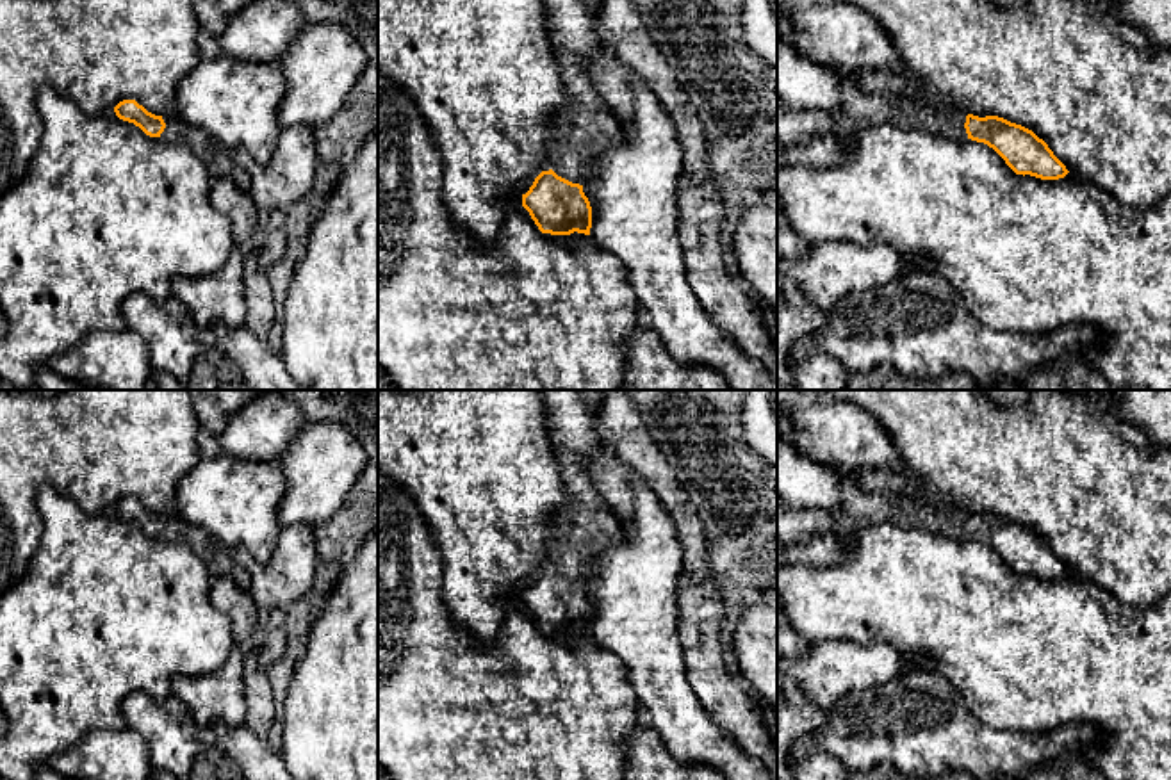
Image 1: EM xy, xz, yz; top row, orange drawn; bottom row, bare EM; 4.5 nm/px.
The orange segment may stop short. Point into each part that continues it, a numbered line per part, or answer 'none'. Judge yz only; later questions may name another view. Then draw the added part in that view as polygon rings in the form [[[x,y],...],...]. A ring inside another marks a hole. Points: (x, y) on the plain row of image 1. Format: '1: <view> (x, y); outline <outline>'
1: yz (794, 524); outline [[[843,483],[839,509],[793,508],[777,500],[777,543],[804,543],[816,534],[891,522],[904,529],[925,529],[954,540],[966,540],[966,513],[939,508],[923,497],[884,493],[864,495],[850,483]]]

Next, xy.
1: xy (177, 529); outline [[[164,513],[162,518],[166,527],[160,532],[160,538],[171,541],[194,540],[192,529],[176,513]]]

